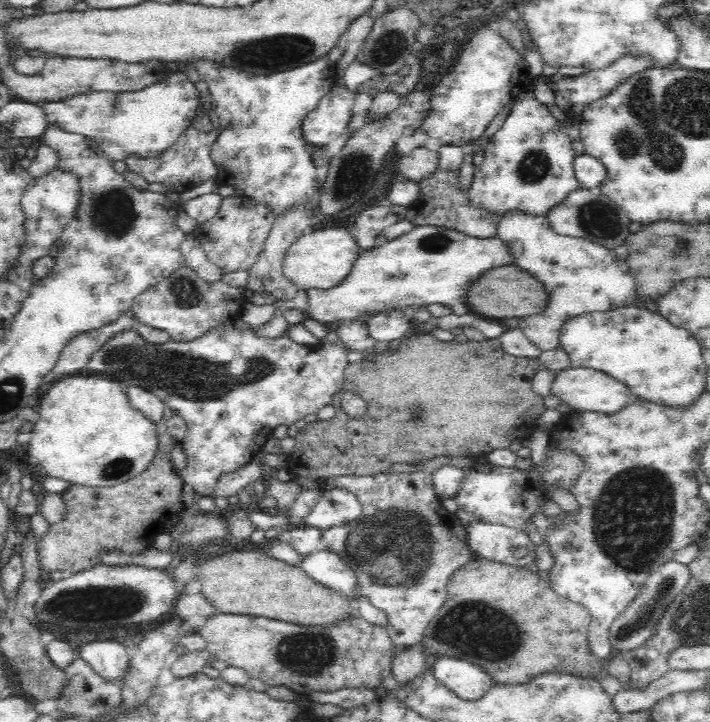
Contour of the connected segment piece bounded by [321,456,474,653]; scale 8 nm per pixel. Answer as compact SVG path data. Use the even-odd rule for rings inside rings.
M440 456L419 463L417 473L376 474L374 476L338 476L328 484L332 488L346 489L357 496L363 512L356 520L344 525L321 531L321 542L334 554L341 557L342 562L356 573L358 594L366 596L376 608L386 614L385 628L395 646L396 653L422 645L428 624L440 610L446 600L446 585L450 577L462 568L474 554L467 545L467 529L458 517L448 514L441 505L432 484L433 472L442 466L469 469L472 467L472 457L456 458Z

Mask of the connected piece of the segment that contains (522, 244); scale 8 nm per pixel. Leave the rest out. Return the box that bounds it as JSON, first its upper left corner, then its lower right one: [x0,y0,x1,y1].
[497,212,638,351]

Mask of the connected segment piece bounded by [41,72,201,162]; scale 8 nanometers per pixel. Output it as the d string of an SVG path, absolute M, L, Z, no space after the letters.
M172 72L138 92L89 92L72 96L58 102L46 102L41 104L48 127L57 127L64 132L78 134L90 138L98 144L100 153L108 156L112 161L125 161L129 157L156 158L162 152L177 142L188 127L192 118L196 116L196 110L200 106L200 92L185 72Z

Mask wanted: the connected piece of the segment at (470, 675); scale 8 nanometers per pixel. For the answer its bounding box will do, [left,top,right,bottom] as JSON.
[434,657,494,700]

